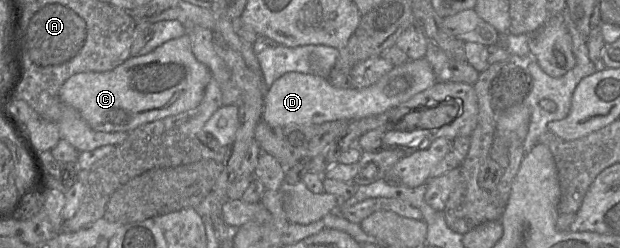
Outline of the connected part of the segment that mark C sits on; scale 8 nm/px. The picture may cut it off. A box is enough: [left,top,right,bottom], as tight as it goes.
[59,34,212,132]

